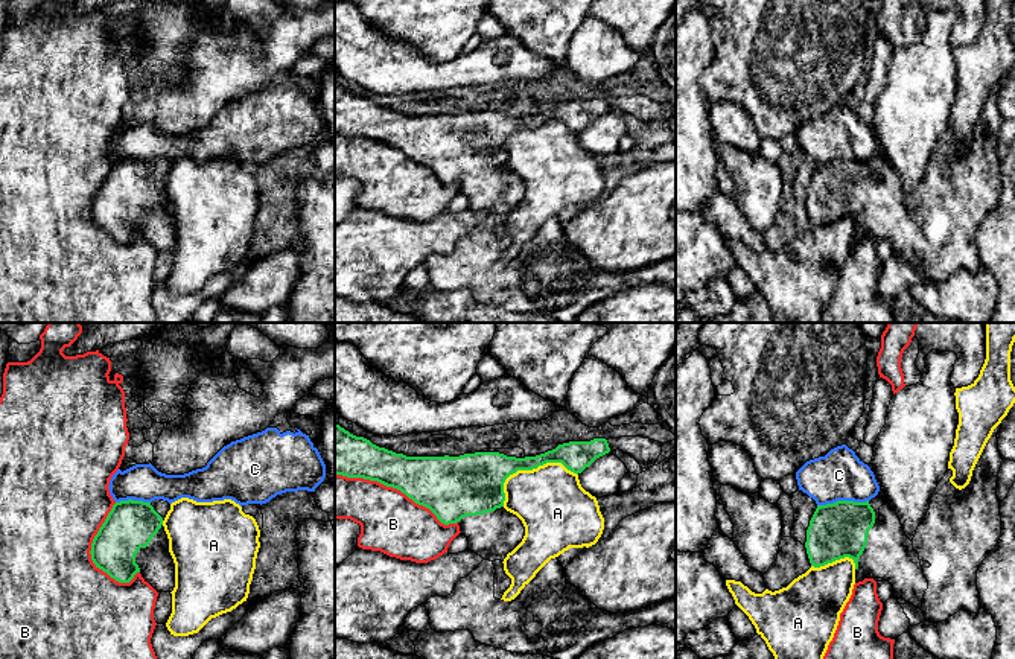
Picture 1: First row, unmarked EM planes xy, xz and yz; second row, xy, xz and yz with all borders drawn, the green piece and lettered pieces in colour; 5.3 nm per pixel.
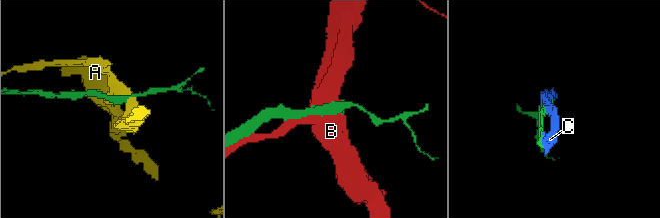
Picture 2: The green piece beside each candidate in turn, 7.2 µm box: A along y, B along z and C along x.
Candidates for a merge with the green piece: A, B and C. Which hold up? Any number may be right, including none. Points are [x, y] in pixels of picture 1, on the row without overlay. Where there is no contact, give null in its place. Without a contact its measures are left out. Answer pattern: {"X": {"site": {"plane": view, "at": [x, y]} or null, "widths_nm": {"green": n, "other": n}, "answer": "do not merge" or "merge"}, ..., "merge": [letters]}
{"A": {"site": {"plane": "xz", "at": [528, 128]}, "widths_nm": {"green": 240, "other": 380}, "answer": "do not merge"}, "B": {"site": {"plane": "xz", "at": [396, 146]}, "widths_nm": {"green": 300, "other": 320}, "answer": "do not merge"}, "C": {"site": {"plane": "yz", "at": [842, 160]}, "widths_nm": {"green": 300, "other": 260}, "answer": "do not merge"}, "merge": []}

